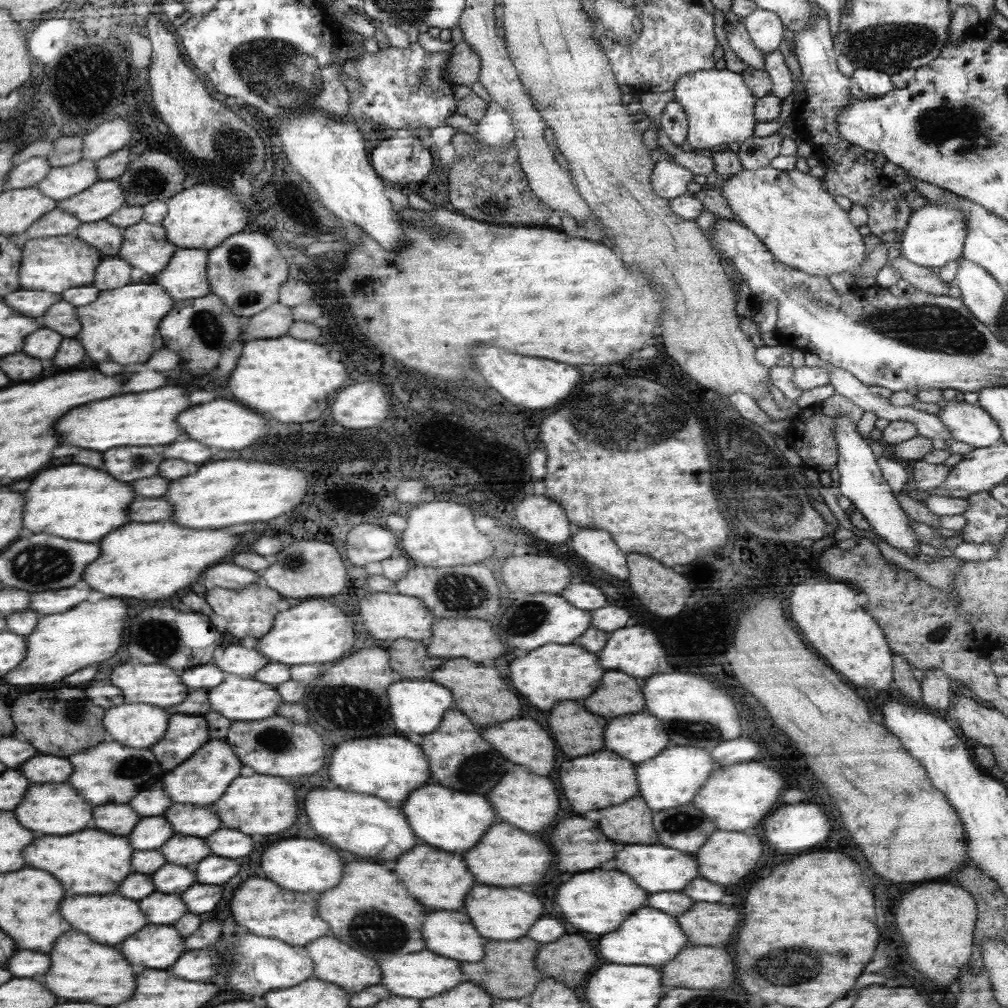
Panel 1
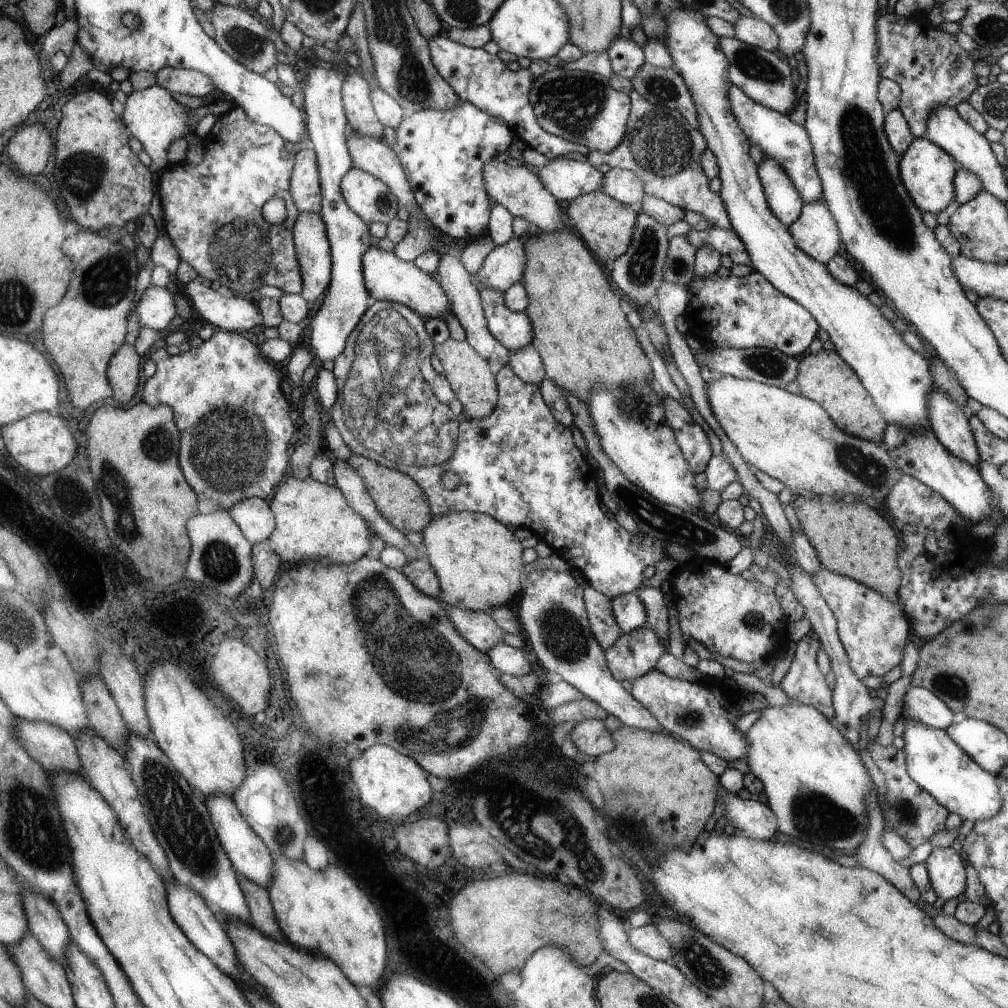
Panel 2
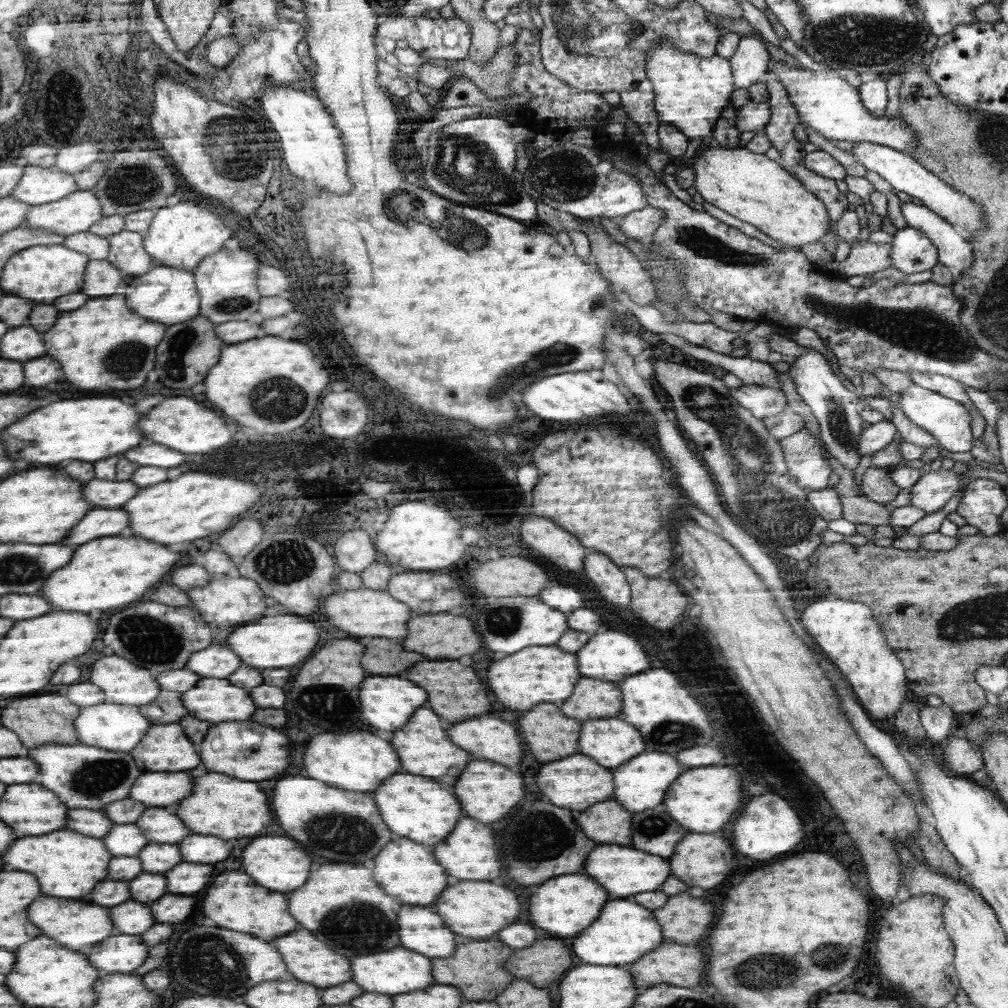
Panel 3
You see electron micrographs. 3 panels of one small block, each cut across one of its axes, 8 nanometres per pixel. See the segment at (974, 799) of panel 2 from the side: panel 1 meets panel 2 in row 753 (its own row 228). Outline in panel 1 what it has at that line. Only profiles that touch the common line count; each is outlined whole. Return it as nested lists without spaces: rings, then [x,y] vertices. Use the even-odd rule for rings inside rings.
[[[942,202],[942,204],[930,204],[914,210],[910,216],[910,222],[904,229],[901,238],[901,252],[906,260],[924,266],[924,268],[942,268],[949,262],[958,260],[962,256],[966,240],[966,216]]]

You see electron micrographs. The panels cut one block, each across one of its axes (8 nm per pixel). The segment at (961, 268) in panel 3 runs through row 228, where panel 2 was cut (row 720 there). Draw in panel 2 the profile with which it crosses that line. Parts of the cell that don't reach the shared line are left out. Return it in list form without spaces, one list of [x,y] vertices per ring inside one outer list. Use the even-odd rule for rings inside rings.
[[[910,686],[903,701],[904,711],[913,719],[936,729],[946,731],[959,718],[941,698],[922,687]]]

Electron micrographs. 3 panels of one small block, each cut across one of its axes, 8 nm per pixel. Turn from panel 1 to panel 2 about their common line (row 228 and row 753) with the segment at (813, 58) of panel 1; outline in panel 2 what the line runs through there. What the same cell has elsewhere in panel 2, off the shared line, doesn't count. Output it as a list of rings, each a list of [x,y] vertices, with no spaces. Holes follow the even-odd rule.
[[[877,742],[870,743],[868,749],[870,756],[884,774],[887,782],[886,818],[889,820],[889,825],[912,848],[923,842],[930,841],[933,834],[946,827],[946,820],[950,811],[934,796],[928,794],[928,791],[924,790],[908,774],[907,756],[903,749],[895,748],[893,745],[884,747]]]

